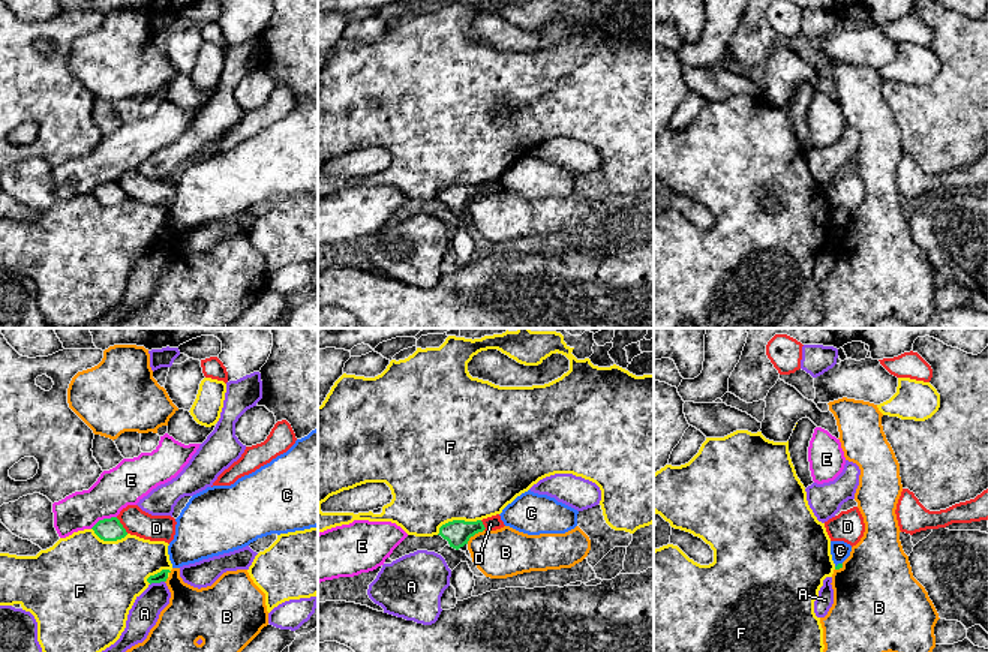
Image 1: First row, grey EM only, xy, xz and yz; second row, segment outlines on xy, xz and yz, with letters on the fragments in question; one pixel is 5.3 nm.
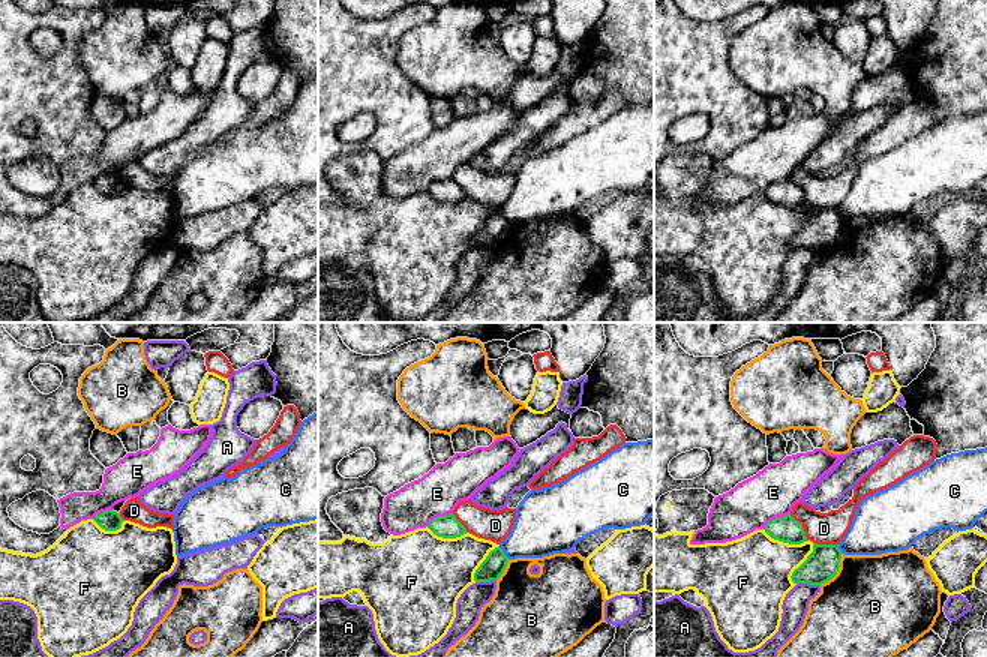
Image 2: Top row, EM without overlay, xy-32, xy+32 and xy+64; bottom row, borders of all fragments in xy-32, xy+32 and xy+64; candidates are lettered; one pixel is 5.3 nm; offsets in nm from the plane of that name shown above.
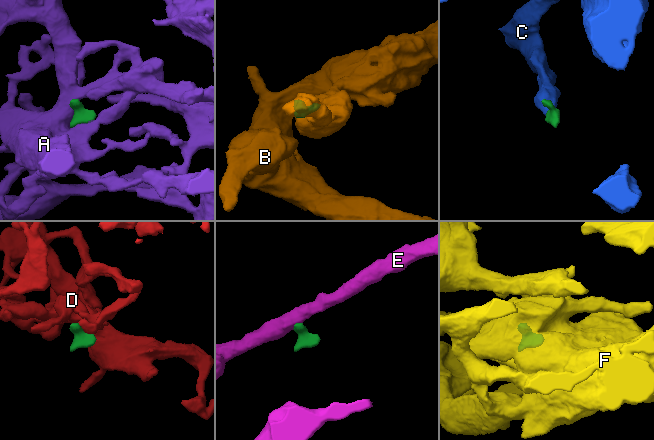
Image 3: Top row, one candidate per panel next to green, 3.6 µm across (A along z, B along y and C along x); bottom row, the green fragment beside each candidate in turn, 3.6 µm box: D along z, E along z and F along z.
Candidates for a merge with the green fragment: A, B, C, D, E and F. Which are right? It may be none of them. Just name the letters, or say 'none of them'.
none of them

